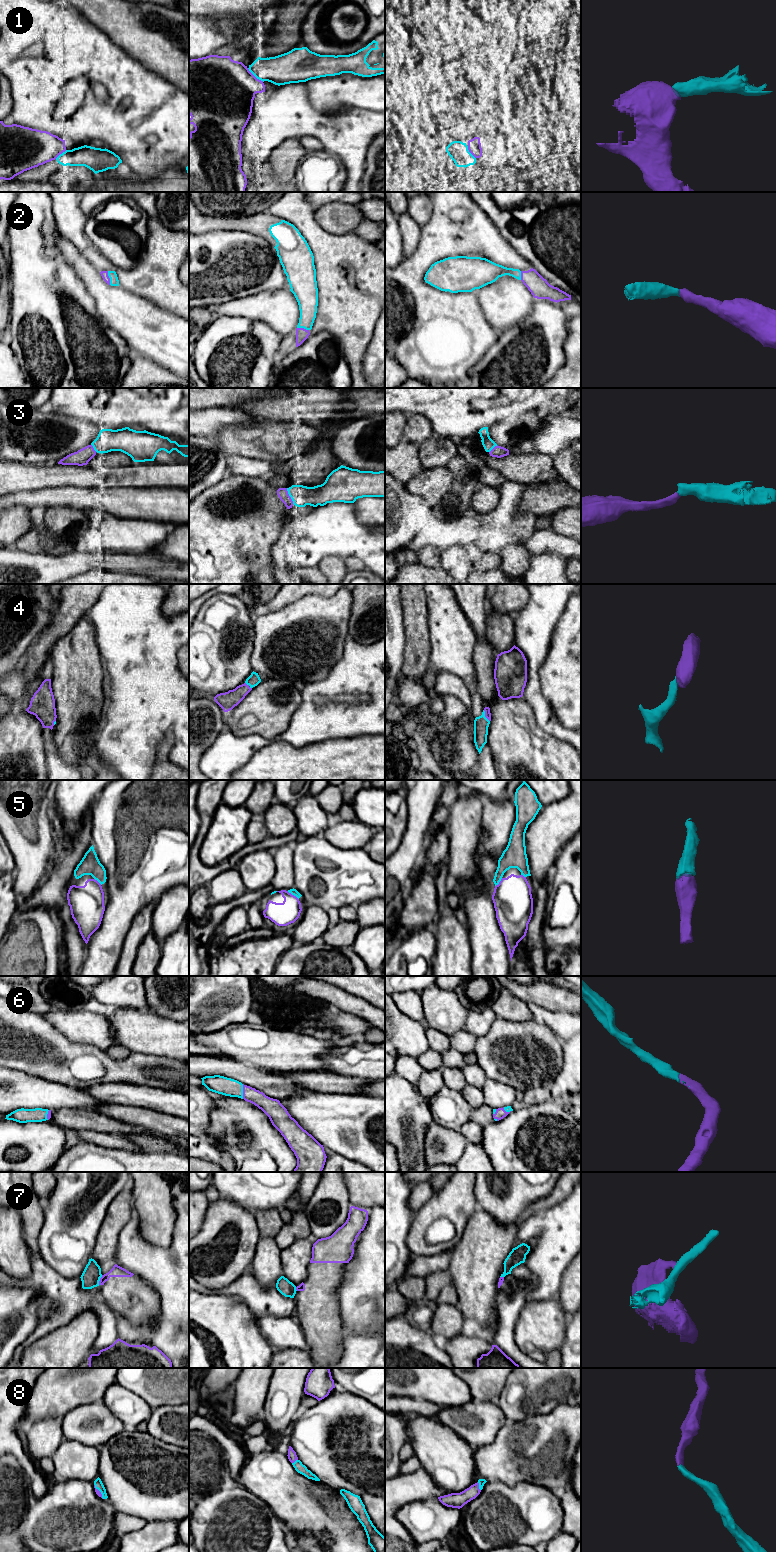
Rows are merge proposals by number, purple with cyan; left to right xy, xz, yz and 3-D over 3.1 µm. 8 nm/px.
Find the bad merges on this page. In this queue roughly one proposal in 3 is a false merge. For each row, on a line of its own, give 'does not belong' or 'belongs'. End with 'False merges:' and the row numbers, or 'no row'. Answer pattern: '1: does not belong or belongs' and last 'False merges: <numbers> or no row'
1: does not belong
2: belongs
3: belongs
4: belongs
5: belongs
6: belongs
7: does not belong
8: belongs
False merges: 1, 7

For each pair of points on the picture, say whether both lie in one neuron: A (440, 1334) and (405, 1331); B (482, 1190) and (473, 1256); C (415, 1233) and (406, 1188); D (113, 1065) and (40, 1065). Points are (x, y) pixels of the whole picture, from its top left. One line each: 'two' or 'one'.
A: two
B: two
C: two
D: one

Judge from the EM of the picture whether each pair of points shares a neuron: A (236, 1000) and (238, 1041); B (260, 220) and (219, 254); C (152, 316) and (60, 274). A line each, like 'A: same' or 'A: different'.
A: different
B: different
C: different

